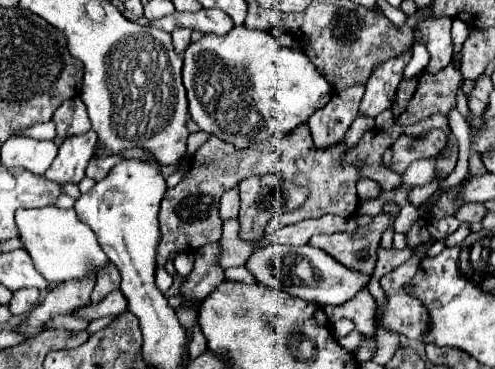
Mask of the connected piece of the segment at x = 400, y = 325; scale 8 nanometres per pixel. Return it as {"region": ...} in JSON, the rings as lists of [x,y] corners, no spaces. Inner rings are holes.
{"region":[[[415,254],[411,260],[391,270],[381,278],[389,302],[381,312],[381,322],[387,330],[405,334],[409,340],[421,340],[427,334],[431,316],[427,306],[407,292],[407,284],[413,280],[423,254]]]}

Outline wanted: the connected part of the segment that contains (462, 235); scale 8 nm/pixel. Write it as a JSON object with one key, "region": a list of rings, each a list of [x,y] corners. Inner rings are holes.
{"region":[[[461,222],[461,226],[459,226],[459,228],[449,236],[449,238],[445,238],[443,242],[445,242],[447,248],[451,248],[451,246],[461,244],[469,234],[471,234],[471,224],[469,224],[469,222]]]}

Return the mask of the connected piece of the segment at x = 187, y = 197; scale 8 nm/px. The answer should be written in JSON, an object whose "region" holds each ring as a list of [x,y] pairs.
{"region":[[[299,124],[289,134],[277,134],[263,142],[251,142],[245,150],[235,148],[215,136],[211,136],[195,154],[191,162],[189,176],[181,180],[175,188],[165,192],[159,210],[159,228],[161,228],[161,242],[157,247],[156,262],[159,266],[165,264],[167,256],[195,248],[201,248],[209,242],[217,242],[221,238],[223,220],[219,216],[219,198],[225,190],[231,190],[241,180],[253,174],[279,174],[283,180],[291,180],[297,186],[305,186],[309,190],[309,198],[299,206],[295,212],[287,212],[285,222],[279,218],[281,226],[297,224],[305,218],[319,218],[323,214],[337,214],[337,216],[353,216],[357,212],[357,190],[355,182],[359,176],[371,176],[381,186],[382,191],[391,191],[403,184],[402,175],[383,166],[382,155],[389,144],[395,142],[403,128],[395,126],[391,132],[383,132],[379,128],[367,130],[357,146],[349,150],[345,142],[337,142],[325,150],[317,148],[311,130],[307,124]]]}

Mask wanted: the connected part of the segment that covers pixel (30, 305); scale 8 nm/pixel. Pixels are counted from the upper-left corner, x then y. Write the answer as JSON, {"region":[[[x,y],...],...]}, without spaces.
{"region":[[[23,288],[19,292],[13,292],[13,298],[9,302],[9,312],[13,316],[27,316],[37,304],[39,304],[41,292],[35,288]]]}

